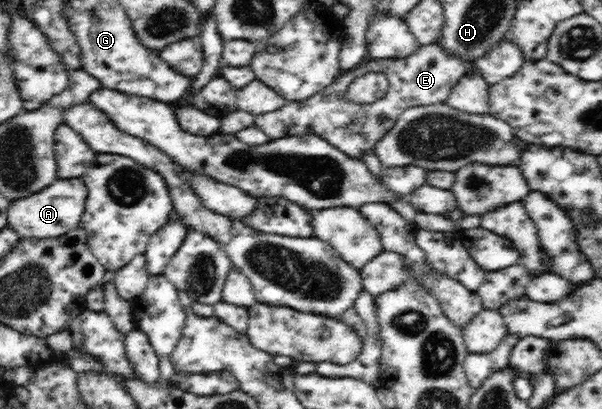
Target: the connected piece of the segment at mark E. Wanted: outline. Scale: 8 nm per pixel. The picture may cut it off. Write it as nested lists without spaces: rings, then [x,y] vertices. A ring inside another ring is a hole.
[[[436,44],[419,46],[417,51],[403,59],[367,59],[352,70],[343,71],[331,85],[323,87],[309,99],[291,101],[283,105],[279,111],[255,117],[254,125],[268,140],[281,139],[287,135],[303,135],[304,132],[315,133],[339,151],[361,158],[365,153],[373,153],[375,143],[383,139],[384,133],[395,125],[395,119],[407,107],[446,103],[451,89],[468,72],[469,65],[465,60],[447,53],[443,46]],[[371,72],[386,75],[387,93],[373,103],[357,103],[353,97],[346,95],[347,88],[357,78]]]

